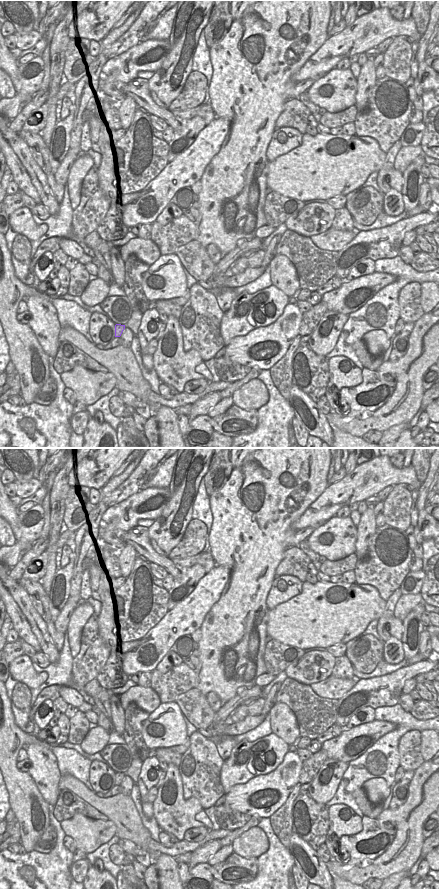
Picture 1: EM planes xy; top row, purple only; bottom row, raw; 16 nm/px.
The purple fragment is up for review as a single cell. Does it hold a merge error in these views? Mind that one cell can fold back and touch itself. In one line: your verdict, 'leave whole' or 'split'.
split

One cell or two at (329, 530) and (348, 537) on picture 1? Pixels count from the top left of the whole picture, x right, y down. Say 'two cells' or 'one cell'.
one cell

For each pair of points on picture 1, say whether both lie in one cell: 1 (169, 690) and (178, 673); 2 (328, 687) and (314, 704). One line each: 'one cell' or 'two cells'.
1: one cell
2: two cells

